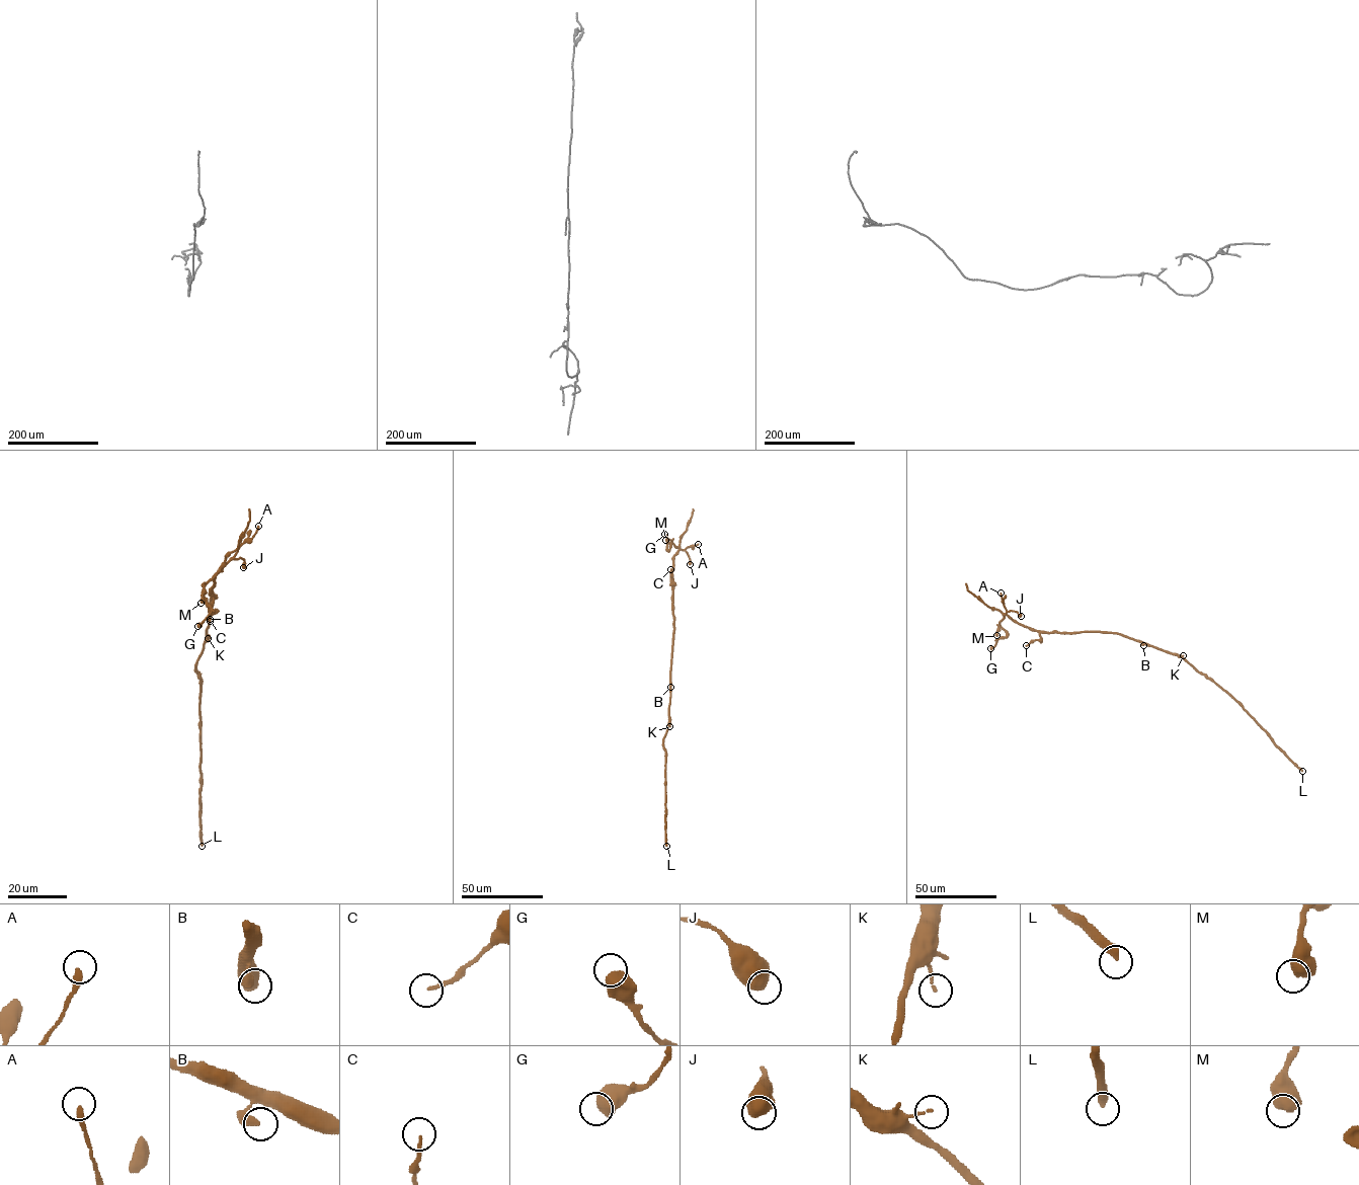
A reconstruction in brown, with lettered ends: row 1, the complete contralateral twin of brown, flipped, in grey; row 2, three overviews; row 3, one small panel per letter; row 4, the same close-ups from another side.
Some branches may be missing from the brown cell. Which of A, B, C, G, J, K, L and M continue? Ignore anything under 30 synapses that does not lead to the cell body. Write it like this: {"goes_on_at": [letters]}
{"goes_on_at": ["L"]}

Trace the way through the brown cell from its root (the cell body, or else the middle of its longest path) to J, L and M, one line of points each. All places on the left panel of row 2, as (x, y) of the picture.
J: (209, 617), (209, 604), (215, 597), (210, 594), (214, 576), (232, 559), (243, 559), (243, 567)
L: (209, 617), (207, 638), (195, 667), (200, 677), (202, 846)
M: (209, 617), (209, 604), (215, 597), (210, 589), (224, 564), (205, 585), (201, 603)

